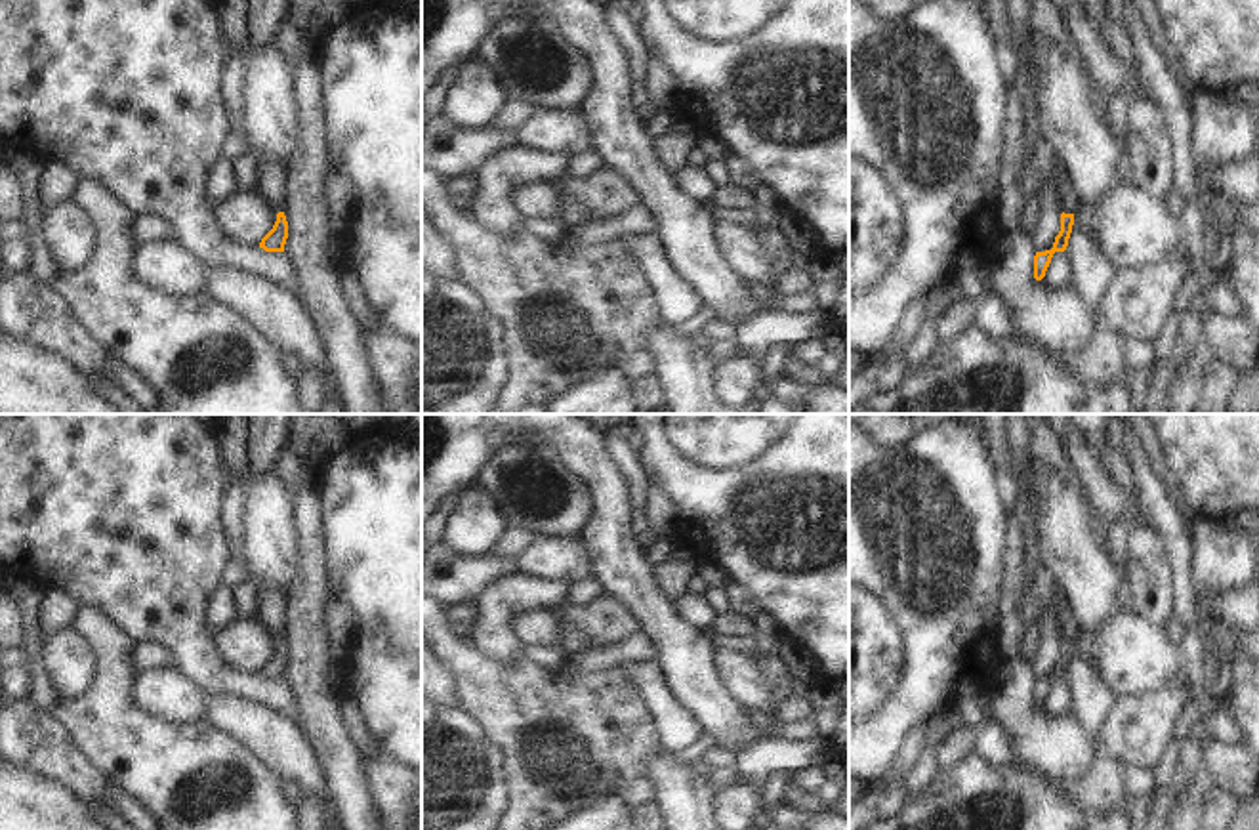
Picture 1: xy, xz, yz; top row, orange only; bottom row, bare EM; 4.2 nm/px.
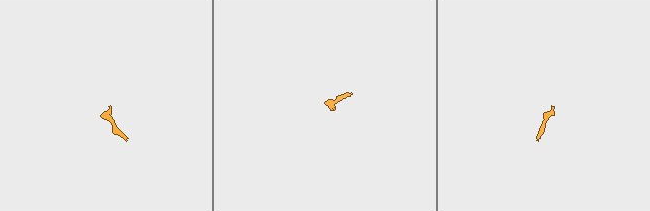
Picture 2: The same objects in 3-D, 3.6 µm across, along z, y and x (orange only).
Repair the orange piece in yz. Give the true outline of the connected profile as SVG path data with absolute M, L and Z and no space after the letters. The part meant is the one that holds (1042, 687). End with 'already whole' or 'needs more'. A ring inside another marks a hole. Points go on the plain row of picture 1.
M1055 588L1053 591L1053 605L1061 611L1061 658L1055 664L1053 675L1045 677L1045 679L1036 679L1034 683L1034 706L1042 708L1045 704L1045 698L1051 691L1051 685L1055 679L1064 679L1068 674L1068 666L1072 660L1072 653L1074 653L1074 639L1078 633L1078 624L1076 618L1072 614L1070 603L1066 599L1066 595L1063 593L1061 588Z | needs more

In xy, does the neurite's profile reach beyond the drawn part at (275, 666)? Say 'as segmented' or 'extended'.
extended

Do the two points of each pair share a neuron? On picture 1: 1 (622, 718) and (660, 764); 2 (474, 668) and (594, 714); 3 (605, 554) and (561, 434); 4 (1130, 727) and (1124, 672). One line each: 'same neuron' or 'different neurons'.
1: different neurons
2: same neuron
3: same neuron
4: different neurons

